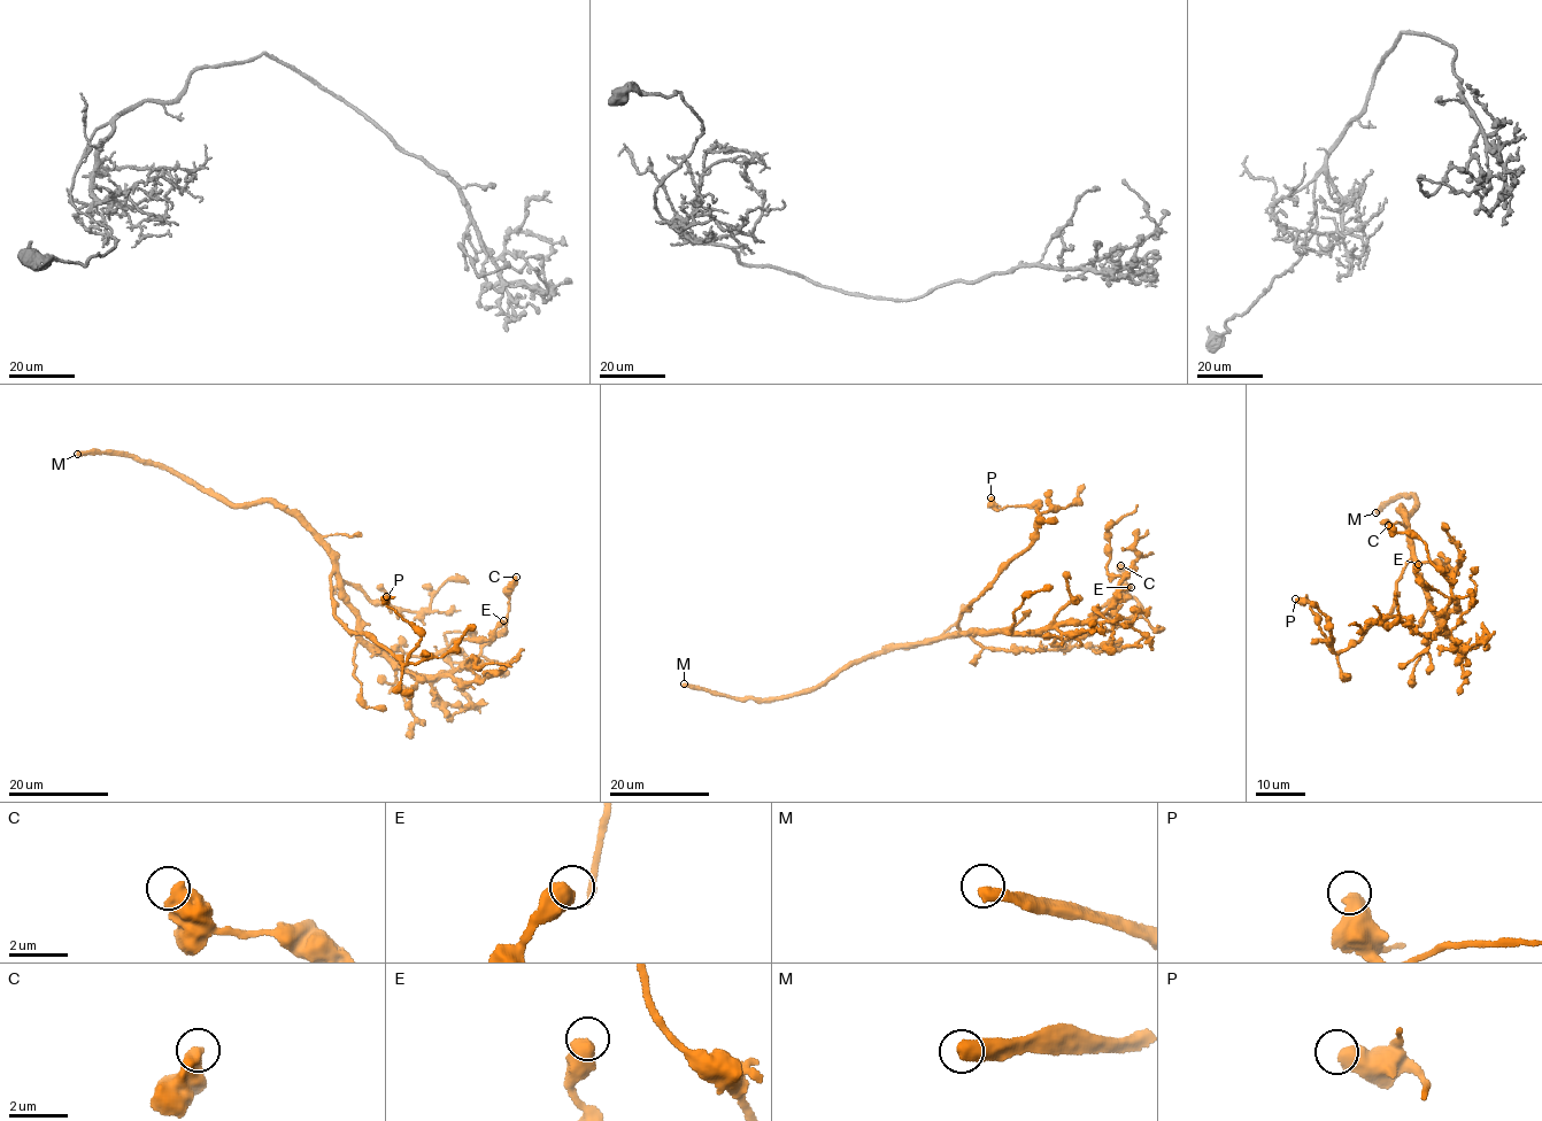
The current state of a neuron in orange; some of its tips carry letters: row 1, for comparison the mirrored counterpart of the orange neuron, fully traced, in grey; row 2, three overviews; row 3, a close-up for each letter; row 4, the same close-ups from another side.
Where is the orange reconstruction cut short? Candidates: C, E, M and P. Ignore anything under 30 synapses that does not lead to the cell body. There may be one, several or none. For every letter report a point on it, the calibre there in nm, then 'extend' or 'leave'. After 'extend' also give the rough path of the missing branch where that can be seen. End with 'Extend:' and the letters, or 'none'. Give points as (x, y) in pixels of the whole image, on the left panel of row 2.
C: at (516, 577); 600 nm thick; leave
E: at (503, 620); 650 nm thick; leave
M: at (77, 454); 500 nm thick; extend
P: at (386, 596); 600 nm thick; leave
Extend: M

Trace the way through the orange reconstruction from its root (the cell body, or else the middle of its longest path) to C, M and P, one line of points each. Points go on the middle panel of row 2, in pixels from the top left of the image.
C: (968, 635), (981, 629), (1042, 632), (1105, 615), (1127, 619), (1138, 603), (1125, 592), (1120, 565)
M: (968, 635), (891, 644), (878, 655), (849, 663), (816, 687), (776, 700), (733, 698), (684, 683)
P: (968, 635), (958, 626), (962, 612), (1028, 546), (1035, 528), (1040, 503), (997, 510), (991, 497)

